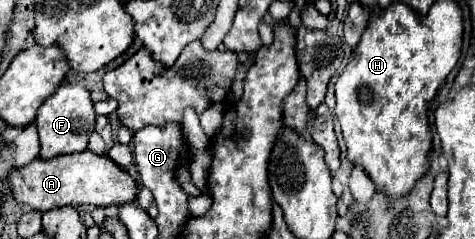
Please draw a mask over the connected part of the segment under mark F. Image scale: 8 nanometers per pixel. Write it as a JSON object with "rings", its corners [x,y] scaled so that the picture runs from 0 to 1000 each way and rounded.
{"rings":[[[128,351],[124,377],[103,402],[91,444],[78,469],[74,494],[78,544],[82,544],[82,586],[86,586],[86,669],[107,669],[128,644],[154,644],[154,636],[175,636],[183,628],[183,586],[192,552],[200,544],[200,469],[196,469],[196,427],[187,385],[179,377],[175,351]]]}

